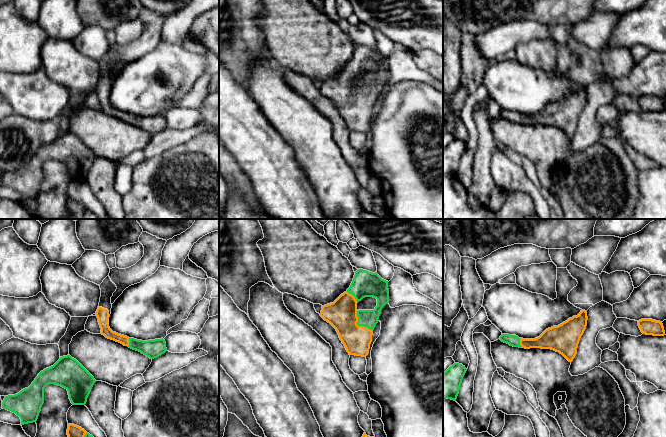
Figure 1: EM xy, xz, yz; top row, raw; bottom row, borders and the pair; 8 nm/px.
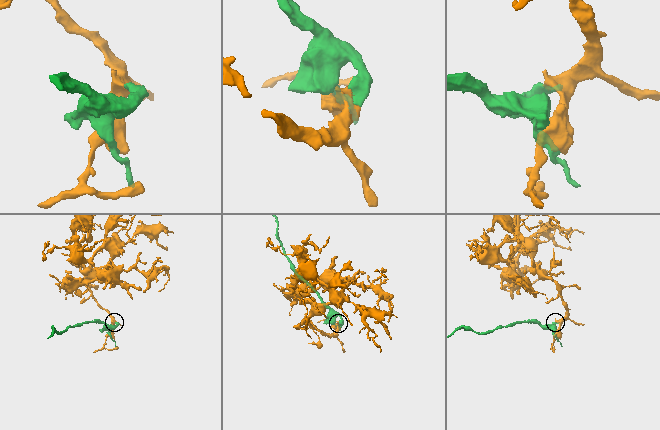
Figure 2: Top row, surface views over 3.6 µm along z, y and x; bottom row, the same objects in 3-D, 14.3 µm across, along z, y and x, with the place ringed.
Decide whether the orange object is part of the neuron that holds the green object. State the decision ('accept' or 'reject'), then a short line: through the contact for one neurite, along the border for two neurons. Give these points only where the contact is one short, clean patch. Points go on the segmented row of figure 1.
accept

